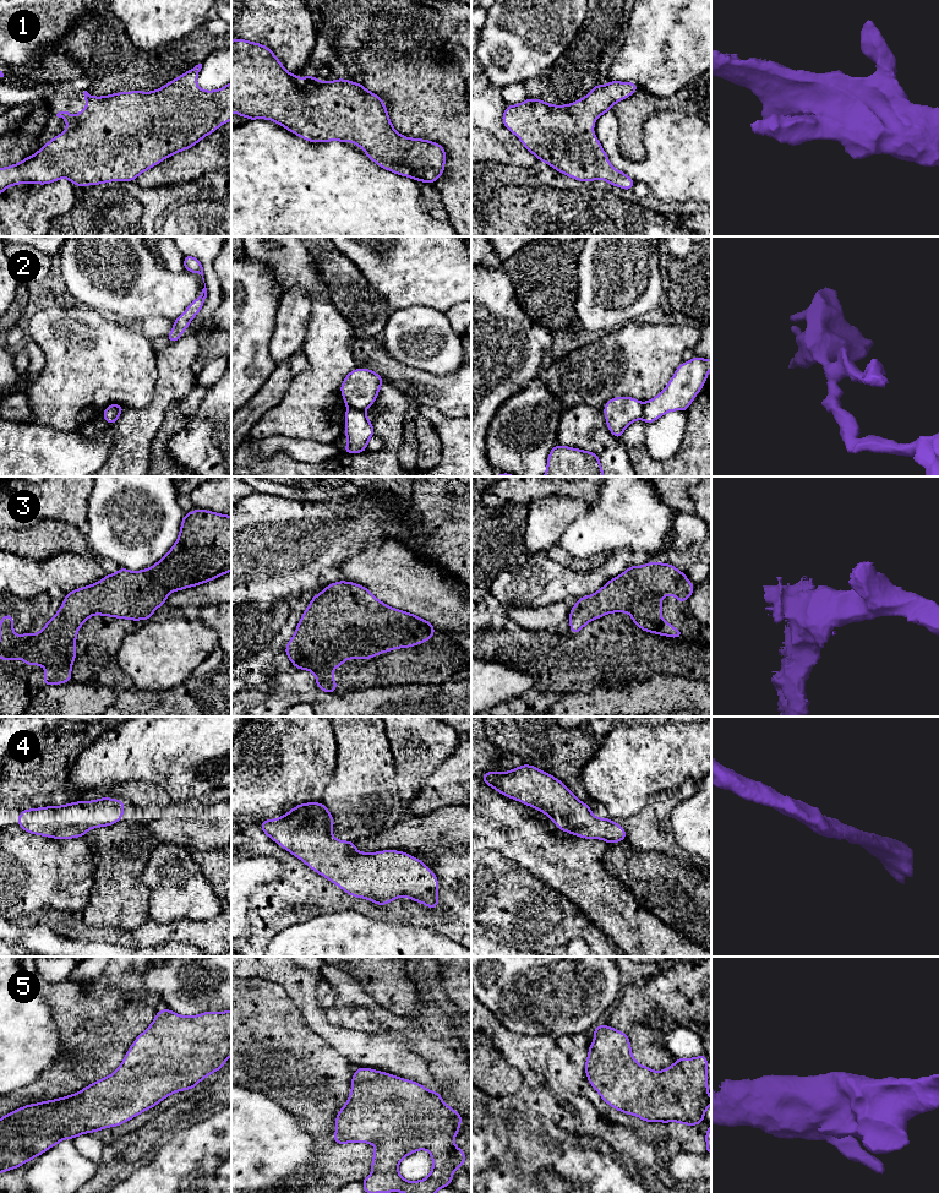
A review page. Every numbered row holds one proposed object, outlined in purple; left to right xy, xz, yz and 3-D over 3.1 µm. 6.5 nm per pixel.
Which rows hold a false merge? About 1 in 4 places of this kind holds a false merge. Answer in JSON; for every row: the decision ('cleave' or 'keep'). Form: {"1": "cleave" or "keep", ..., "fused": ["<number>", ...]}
{"1": "keep", "2": "cleave", "3": "keep", "4": "keep", "5": "keep", "fused": ["2"]}

